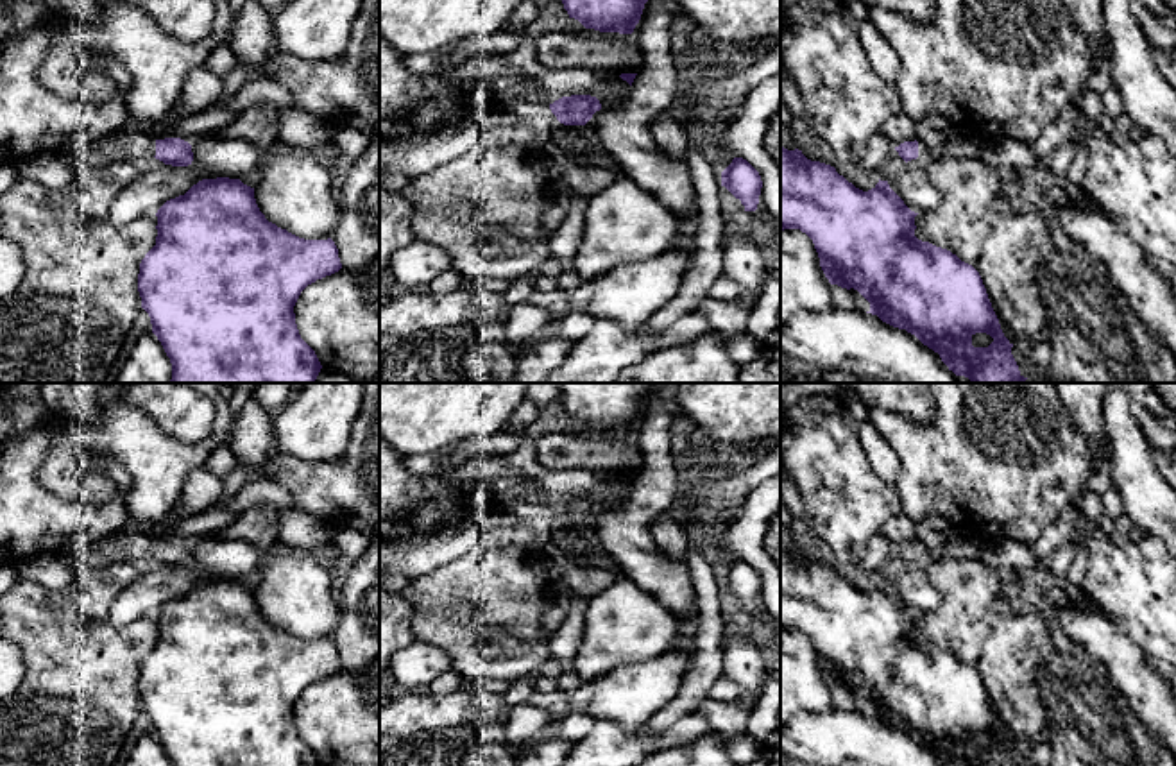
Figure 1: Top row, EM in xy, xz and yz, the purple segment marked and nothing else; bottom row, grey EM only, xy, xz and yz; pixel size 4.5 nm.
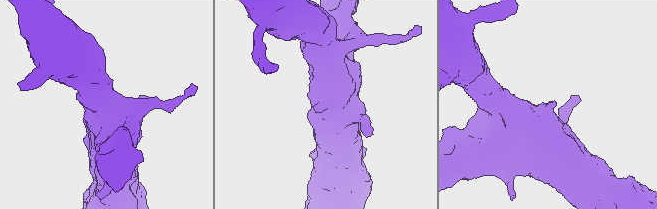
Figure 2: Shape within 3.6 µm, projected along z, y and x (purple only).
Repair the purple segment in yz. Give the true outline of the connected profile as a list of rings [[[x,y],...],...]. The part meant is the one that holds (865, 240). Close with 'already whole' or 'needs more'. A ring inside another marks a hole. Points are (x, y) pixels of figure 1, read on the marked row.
[[[780,145],[780,233],[800,229],[813,240],[831,285],[857,290],[870,302],[866,313],[915,335],[938,353],[956,376],[972,383],[1026,383],[979,272],[950,251],[918,240],[916,215],[888,181],[879,179],[872,190],[863,192],[834,166]],[[976,333],[986,333],[993,342],[988,347],[974,347]]]; already whole

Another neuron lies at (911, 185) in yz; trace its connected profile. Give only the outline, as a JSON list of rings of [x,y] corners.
[[[906,166],[902,172],[891,175],[888,184],[918,215],[936,209],[942,202],[938,188],[922,168]]]

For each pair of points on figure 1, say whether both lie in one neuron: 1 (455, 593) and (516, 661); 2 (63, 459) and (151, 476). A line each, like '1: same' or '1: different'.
1: same
2: same

